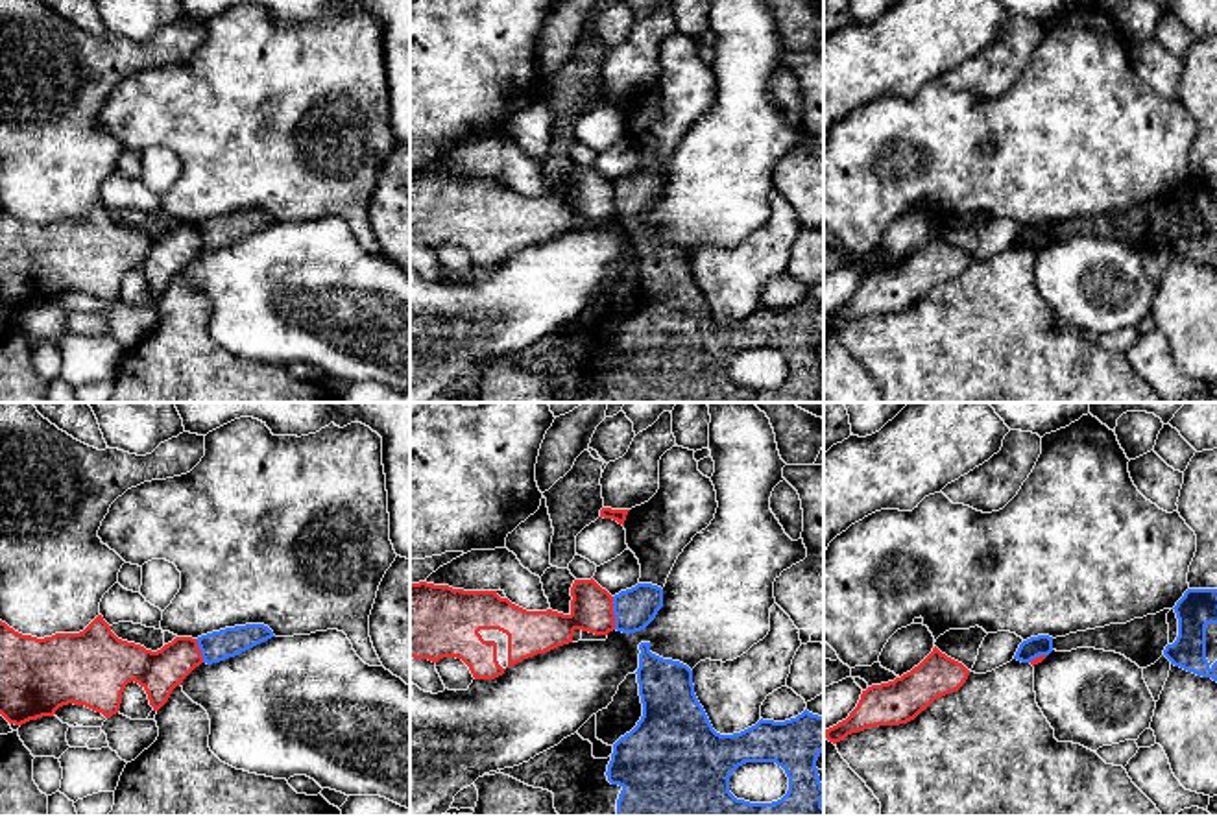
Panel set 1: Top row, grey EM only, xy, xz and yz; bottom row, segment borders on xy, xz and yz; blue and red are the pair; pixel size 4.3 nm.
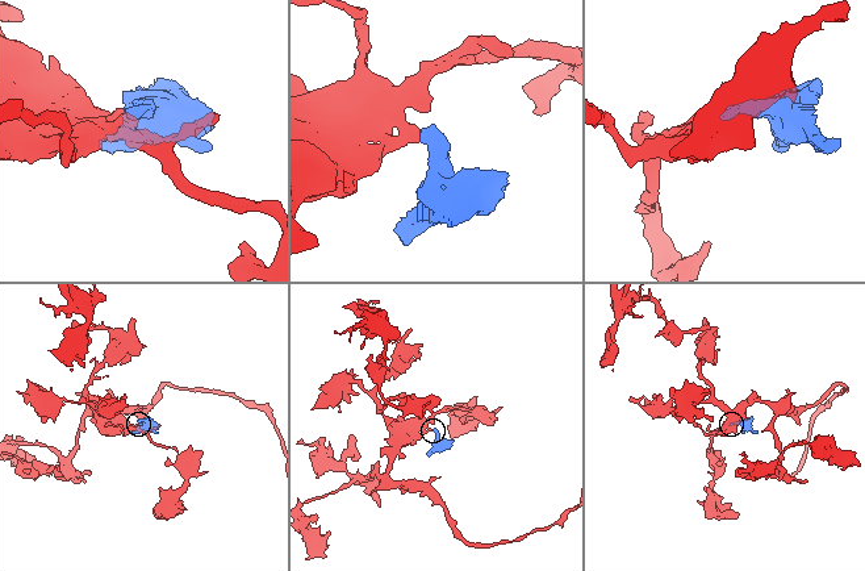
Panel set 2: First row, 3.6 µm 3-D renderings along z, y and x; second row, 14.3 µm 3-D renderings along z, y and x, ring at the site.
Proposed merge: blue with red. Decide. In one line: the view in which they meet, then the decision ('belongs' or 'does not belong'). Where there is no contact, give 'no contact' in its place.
meets blue in xz; does not belong

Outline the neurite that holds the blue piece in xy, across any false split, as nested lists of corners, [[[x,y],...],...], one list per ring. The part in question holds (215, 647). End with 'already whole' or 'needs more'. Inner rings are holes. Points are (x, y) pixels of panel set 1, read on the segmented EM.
[[[264,624],[225,628],[198,637],[203,663],[212,665],[235,657],[268,639],[275,637]]]; already whole

